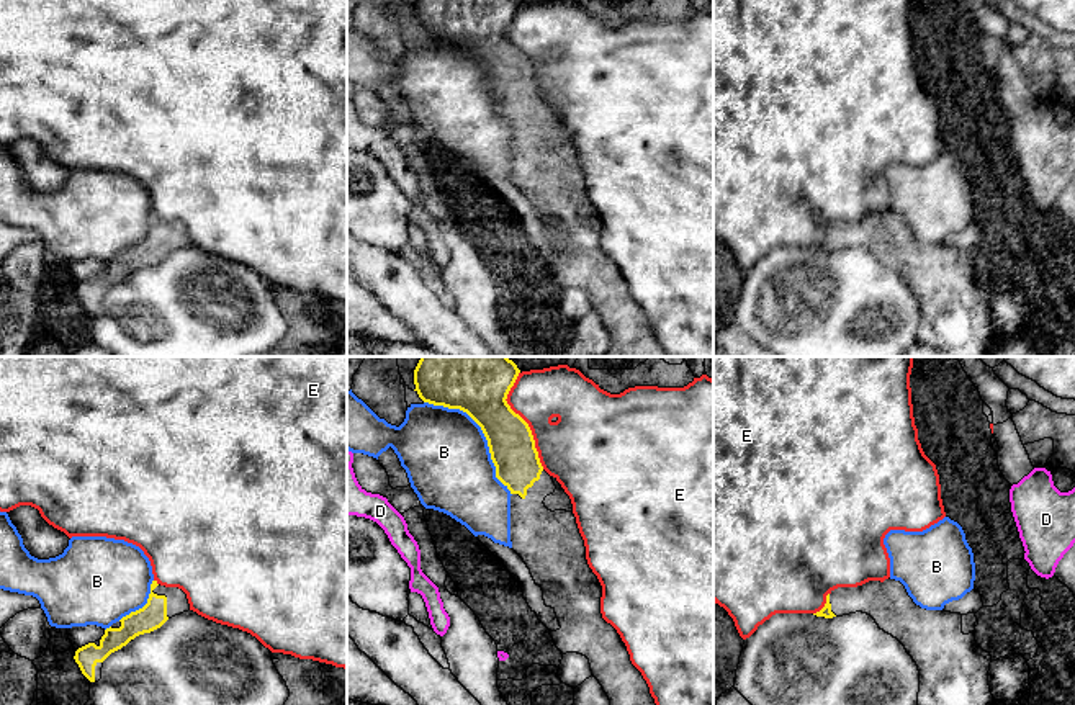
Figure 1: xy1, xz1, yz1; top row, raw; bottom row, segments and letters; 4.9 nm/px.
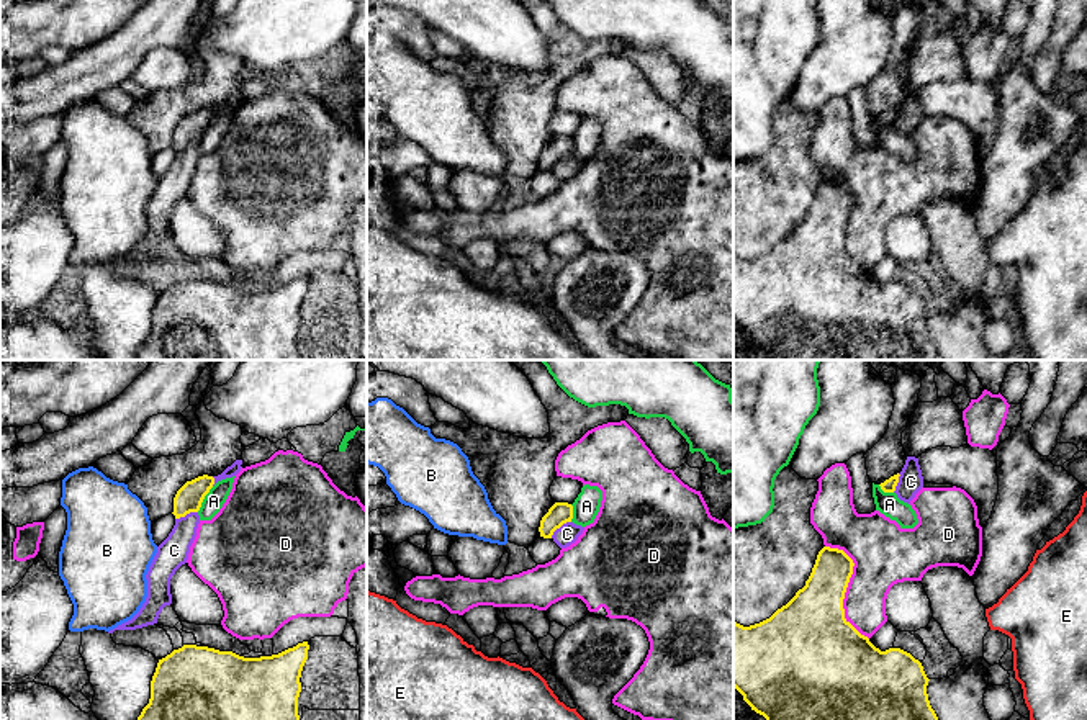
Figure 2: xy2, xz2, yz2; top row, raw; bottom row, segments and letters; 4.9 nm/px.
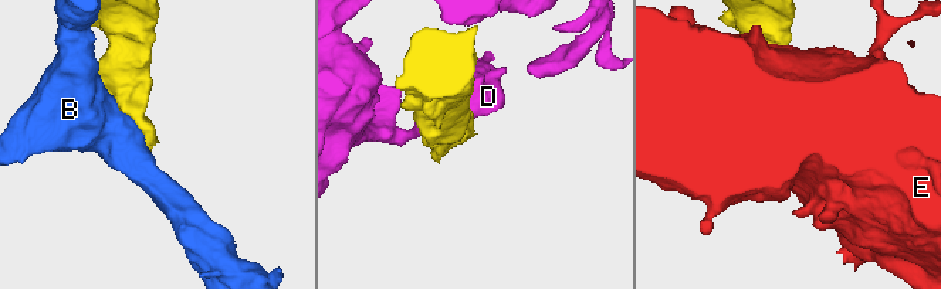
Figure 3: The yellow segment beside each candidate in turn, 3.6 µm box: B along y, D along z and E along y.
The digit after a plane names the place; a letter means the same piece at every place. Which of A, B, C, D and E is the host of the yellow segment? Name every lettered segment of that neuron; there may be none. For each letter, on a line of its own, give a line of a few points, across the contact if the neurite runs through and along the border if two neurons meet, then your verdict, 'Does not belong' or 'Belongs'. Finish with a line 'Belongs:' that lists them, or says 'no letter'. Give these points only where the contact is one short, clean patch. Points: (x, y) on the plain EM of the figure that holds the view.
A: Line: xy2 (213, 120), (197, 144). Does not belong
B: Does not belong
C: Does not belong
D: Does not belong
E: Does not belong
Belongs: no letter

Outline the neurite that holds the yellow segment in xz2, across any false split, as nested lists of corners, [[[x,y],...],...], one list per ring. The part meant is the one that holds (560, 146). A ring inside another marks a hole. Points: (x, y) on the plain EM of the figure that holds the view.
[[[555,136],[540,154],[540,170],[552,172],[553,165],[563,157],[571,155],[573,139],[568,136]]]

